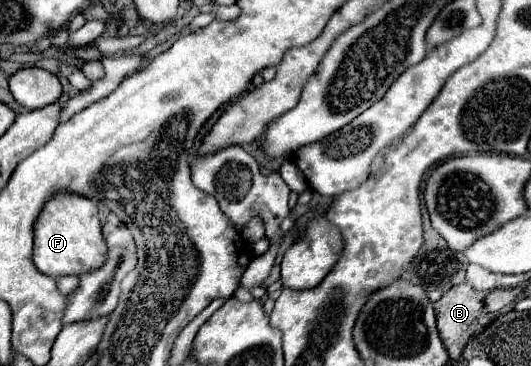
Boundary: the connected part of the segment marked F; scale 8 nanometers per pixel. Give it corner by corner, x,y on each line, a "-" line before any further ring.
56,195
46,203
38,223
34,227
34,265
50,275
84,275
88,271
96,271
106,263
108,247
102,237
102,227
98,221
98,207
92,199
80,195

